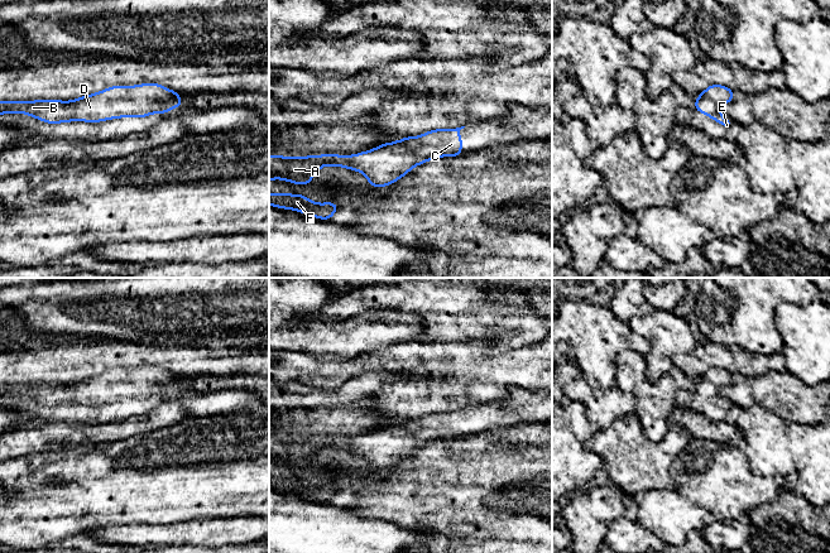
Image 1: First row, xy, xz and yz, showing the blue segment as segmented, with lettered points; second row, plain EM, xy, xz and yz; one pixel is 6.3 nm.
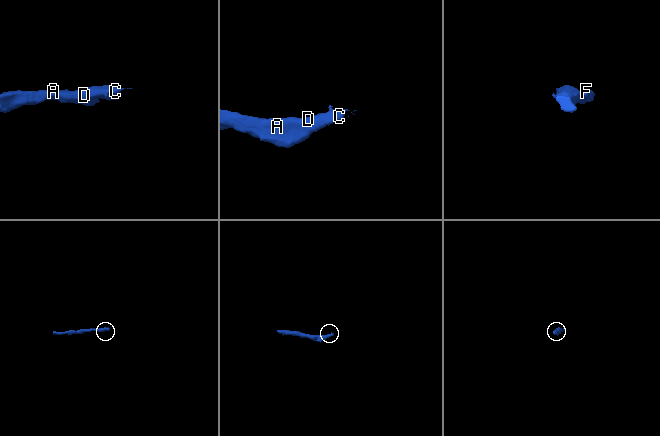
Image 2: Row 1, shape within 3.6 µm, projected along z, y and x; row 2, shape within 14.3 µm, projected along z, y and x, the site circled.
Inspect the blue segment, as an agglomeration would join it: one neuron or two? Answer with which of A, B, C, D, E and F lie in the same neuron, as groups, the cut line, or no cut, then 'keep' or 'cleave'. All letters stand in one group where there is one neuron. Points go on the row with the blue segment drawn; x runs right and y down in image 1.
A B C D E F; no cut; keep

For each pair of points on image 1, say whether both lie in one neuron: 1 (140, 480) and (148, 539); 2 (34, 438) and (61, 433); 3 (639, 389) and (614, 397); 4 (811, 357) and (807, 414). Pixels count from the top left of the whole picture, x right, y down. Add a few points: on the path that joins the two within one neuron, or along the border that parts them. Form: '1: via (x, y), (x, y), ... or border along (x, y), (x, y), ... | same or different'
1: border along (115, 523), (176, 523) | different
2: via (41, 438), (54, 436) | same
3: border along (631, 393), (634, 398), (636, 412) | different
4: border along (786, 370), (812, 388) | different

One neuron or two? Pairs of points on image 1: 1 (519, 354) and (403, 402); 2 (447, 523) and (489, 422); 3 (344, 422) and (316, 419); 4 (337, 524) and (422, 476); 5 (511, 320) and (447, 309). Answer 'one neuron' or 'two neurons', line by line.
1: one neuron
2: two neurons
3: one neuron
4: two neurons
5: one neuron

